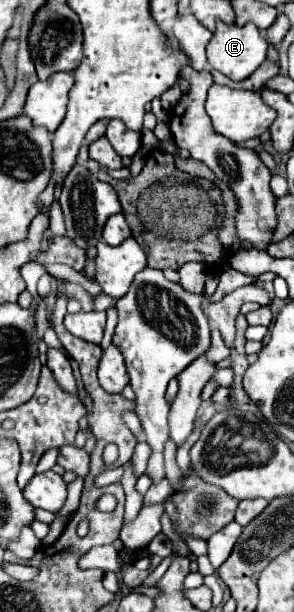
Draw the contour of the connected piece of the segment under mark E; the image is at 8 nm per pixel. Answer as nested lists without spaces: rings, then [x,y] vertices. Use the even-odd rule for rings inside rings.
[[[218,21],[216,31],[206,47],[208,63],[234,81],[242,81],[242,79],[250,77],[258,69],[258,65],[262,65],[262,61],[266,59],[266,51],[268,51],[268,43],[254,23],[238,27],[238,25],[226,25],[226,23]]]

